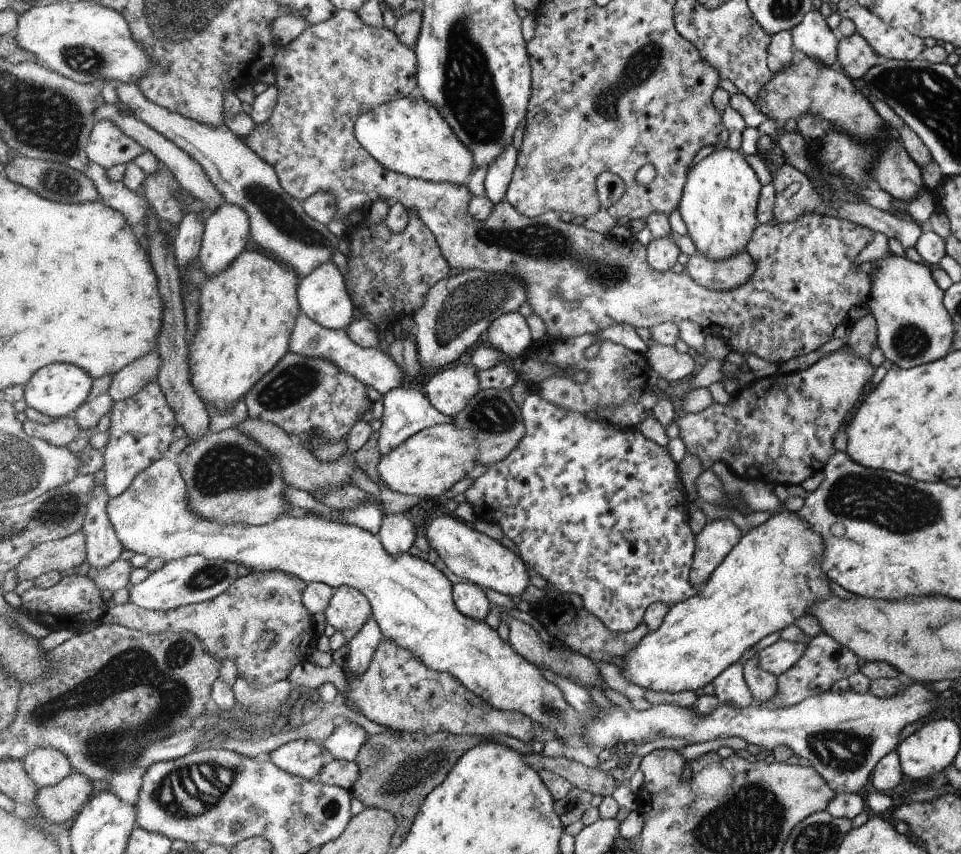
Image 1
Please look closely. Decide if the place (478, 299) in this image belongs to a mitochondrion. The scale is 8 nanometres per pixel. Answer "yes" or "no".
yes

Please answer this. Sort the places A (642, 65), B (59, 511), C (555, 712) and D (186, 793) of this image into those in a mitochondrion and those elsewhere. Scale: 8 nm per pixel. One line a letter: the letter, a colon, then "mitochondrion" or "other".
A: mitochondrion
B: mitochondrion
C: mitochondrion
D: mitochondrion

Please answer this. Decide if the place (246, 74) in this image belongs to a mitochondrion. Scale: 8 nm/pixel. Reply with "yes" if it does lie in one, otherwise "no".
no

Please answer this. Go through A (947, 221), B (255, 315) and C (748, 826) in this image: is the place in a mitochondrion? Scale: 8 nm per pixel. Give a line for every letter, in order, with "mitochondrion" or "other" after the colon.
A: other
B: other
C: mitochondrion

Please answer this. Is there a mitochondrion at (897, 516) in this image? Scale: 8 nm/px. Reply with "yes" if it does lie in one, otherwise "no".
yes

